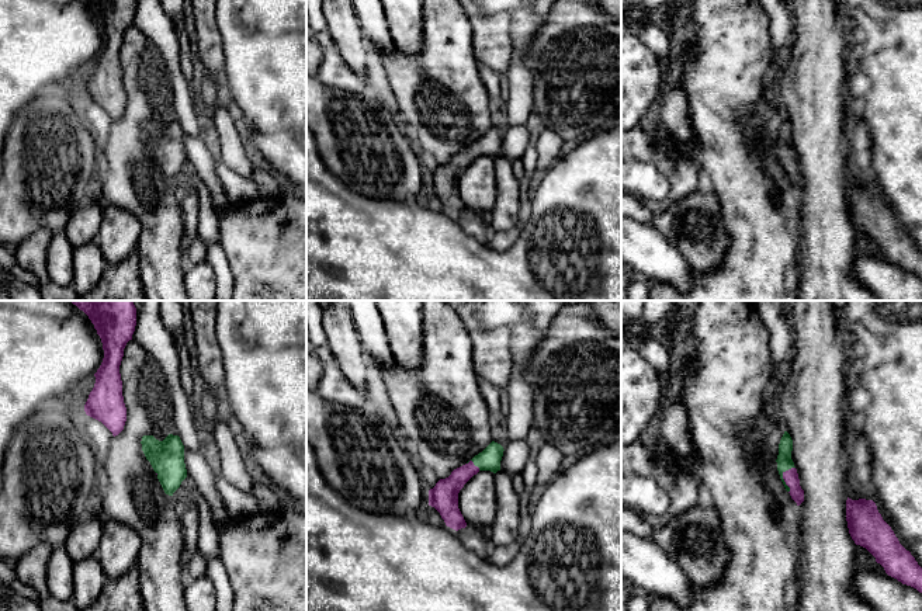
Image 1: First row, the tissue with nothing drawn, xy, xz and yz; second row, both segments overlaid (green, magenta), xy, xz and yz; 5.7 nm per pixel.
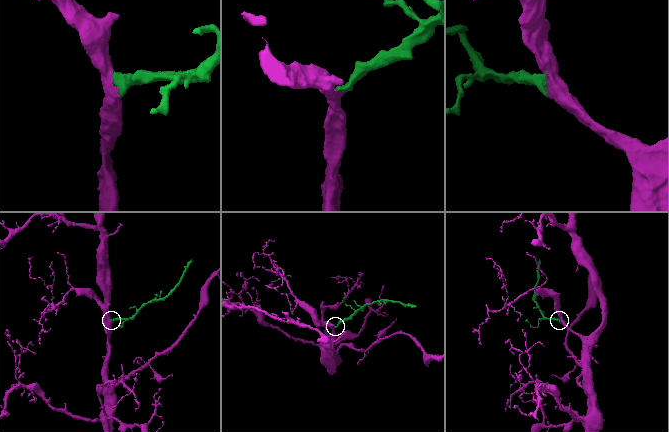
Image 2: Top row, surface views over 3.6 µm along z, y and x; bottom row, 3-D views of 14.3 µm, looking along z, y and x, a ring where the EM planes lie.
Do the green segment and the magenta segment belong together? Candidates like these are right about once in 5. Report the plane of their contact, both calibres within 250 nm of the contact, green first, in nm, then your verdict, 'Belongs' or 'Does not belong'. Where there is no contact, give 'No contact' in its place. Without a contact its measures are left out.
Touches green in yz. Thickness 90 nm (green) against 90 nm. Belongs

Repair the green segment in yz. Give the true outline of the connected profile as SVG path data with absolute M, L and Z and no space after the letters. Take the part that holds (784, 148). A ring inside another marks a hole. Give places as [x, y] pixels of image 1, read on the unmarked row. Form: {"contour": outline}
{"contour": "M784 117L780 129L779 129L779 140L777 140L777 156L780 164L790 178L791 184L800 191L804 187L804 176L800 171L800 164L794 147L791 145L793 136L793 125L787 117Z"}

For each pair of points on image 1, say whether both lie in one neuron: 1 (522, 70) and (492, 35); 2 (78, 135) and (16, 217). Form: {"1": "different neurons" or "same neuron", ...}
{"1": "different neurons", "2": "same neuron"}

